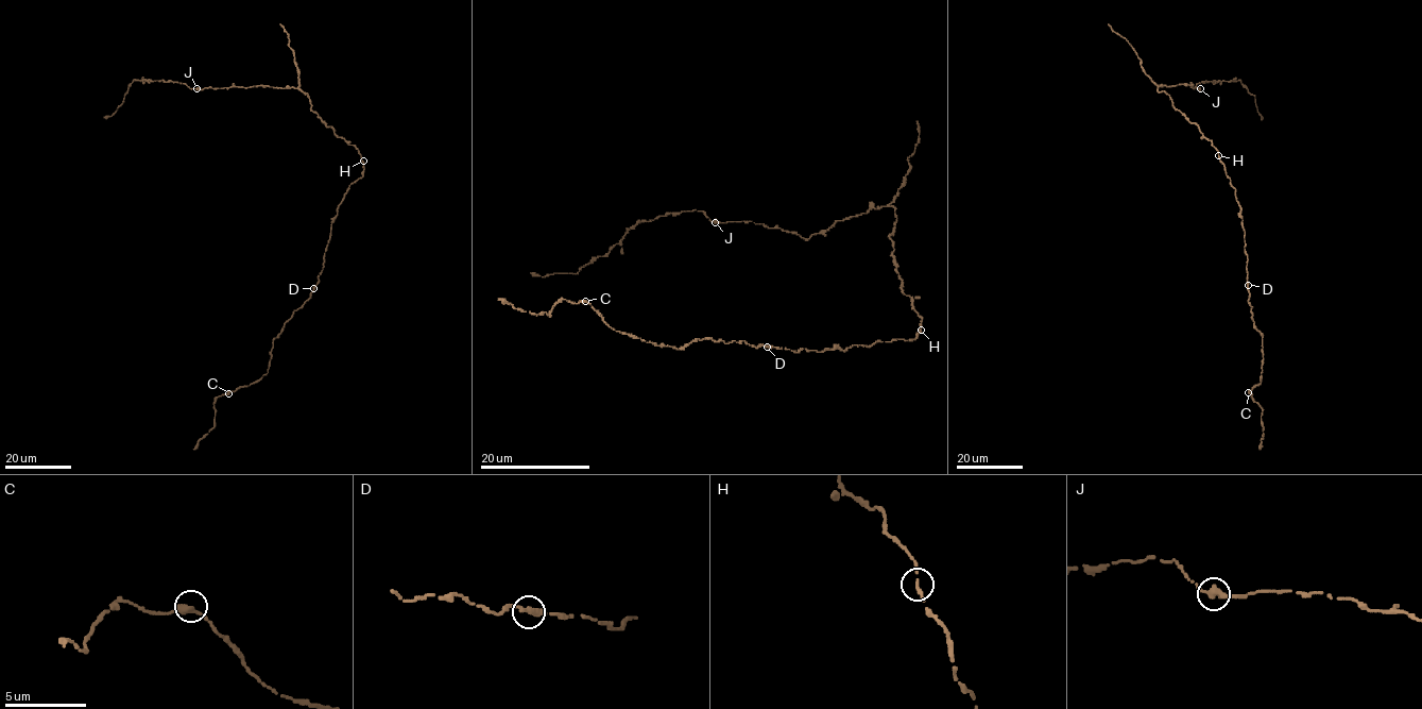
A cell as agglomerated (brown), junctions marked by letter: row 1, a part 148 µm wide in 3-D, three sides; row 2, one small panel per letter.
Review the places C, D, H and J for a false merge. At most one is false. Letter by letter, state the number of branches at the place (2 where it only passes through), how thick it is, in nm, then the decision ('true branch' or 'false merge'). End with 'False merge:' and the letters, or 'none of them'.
C: branches 2; calibre 400 nm; true branch
D: branches 2; calibre 360 nm; true branch
H: branches 1; calibre 280 nm; true branch
J: branches 1; calibre 550 nm; true branch
False merge: none of them

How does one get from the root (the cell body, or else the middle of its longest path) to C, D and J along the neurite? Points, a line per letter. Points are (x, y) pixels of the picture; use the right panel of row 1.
C: (1218, 155), (1240, 207), (1247, 255), (1248, 301), (1252, 306), (1253, 327), (1263, 335), (1261, 383), (1248, 392)
D: (1218, 155), (1240, 207), (1248, 285)
J: (1218, 155), (1195, 122), (1189, 122), (1176, 110), (1168, 95), (1157, 89), (1161, 85), (1181, 84), (1199, 88)

